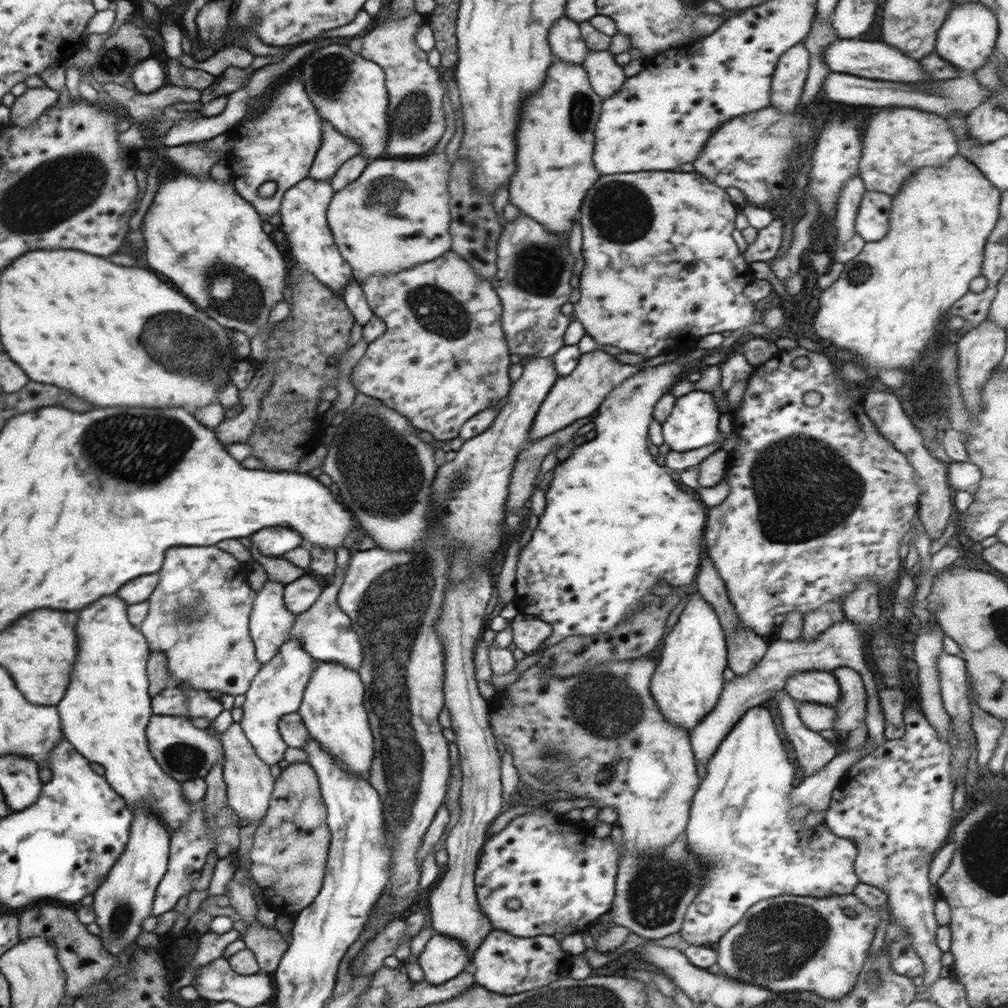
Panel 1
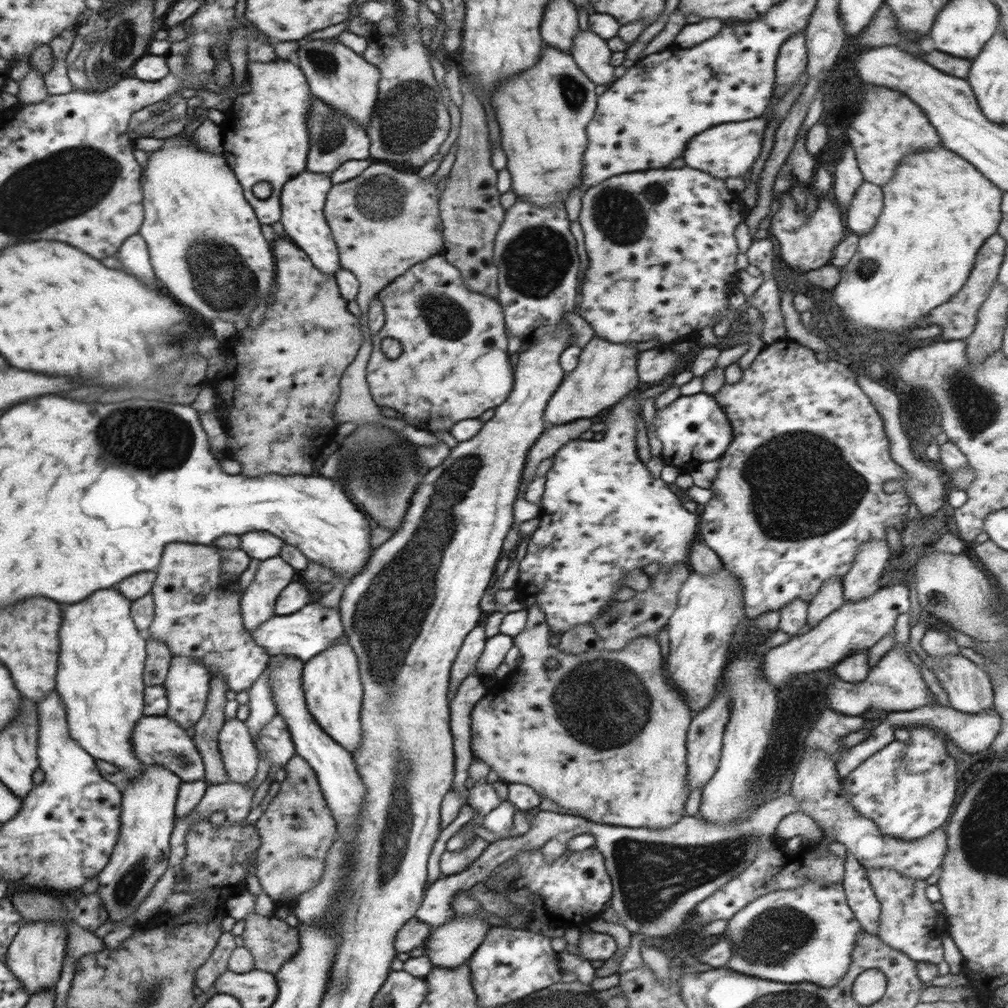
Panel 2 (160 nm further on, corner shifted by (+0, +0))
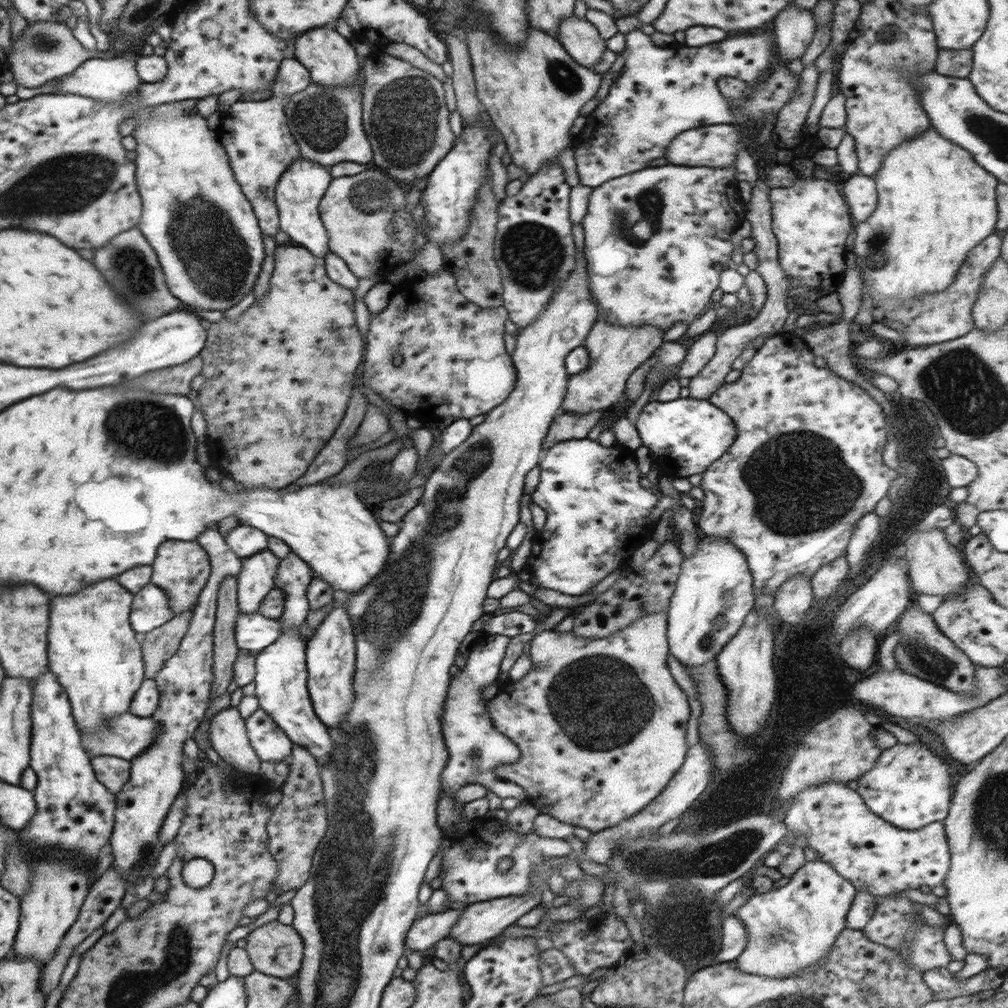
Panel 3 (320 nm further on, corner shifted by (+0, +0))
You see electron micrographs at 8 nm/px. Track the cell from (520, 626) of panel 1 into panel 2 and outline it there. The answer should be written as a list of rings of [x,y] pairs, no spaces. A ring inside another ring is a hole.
[[[532,605],[527,609],[527,623],[524,630],[515,636],[513,644],[518,647],[522,660],[519,668],[512,672],[511,679],[500,682],[500,690],[490,689],[488,695],[482,697],[472,709],[471,714],[471,753],[474,758],[485,762],[492,771],[496,772],[502,782],[526,784],[536,790],[540,797],[548,798],[560,808],[568,810],[586,820],[609,824],[610,826],[663,829],[676,824],[686,814],[685,806],[690,795],[687,790],[687,735],[694,713],[688,708],[682,696],[670,683],[666,676],[666,666],[662,664],[658,636],[639,636],[626,643],[616,652],[610,650],[590,650],[580,654],[570,654],[560,650],[558,646],[550,645],[552,635],[541,608]]]

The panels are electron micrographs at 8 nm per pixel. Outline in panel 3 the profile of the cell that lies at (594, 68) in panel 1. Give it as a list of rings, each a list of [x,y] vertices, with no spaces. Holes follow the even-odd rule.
[[[576,15],[560,21],[557,39],[572,59],[590,70],[607,50],[606,40],[599,35],[599,30],[585,18]]]

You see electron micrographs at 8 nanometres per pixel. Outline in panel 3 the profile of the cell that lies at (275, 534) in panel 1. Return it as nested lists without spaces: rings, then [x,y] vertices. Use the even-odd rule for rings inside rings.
[[[236,526],[225,536],[226,544],[241,559],[268,549],[268,535],[252,526]]]

